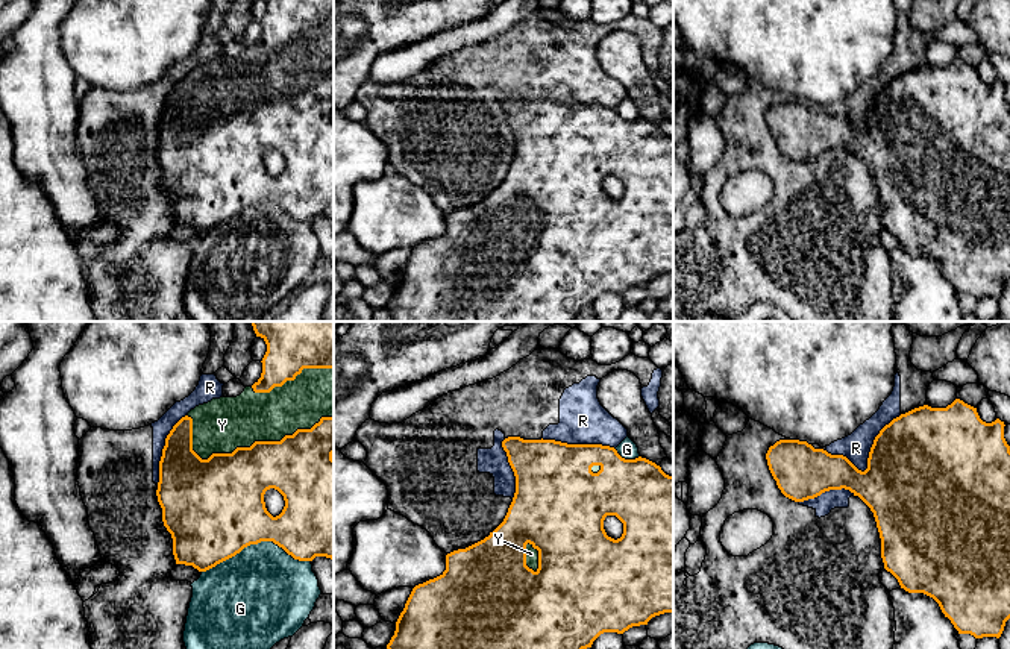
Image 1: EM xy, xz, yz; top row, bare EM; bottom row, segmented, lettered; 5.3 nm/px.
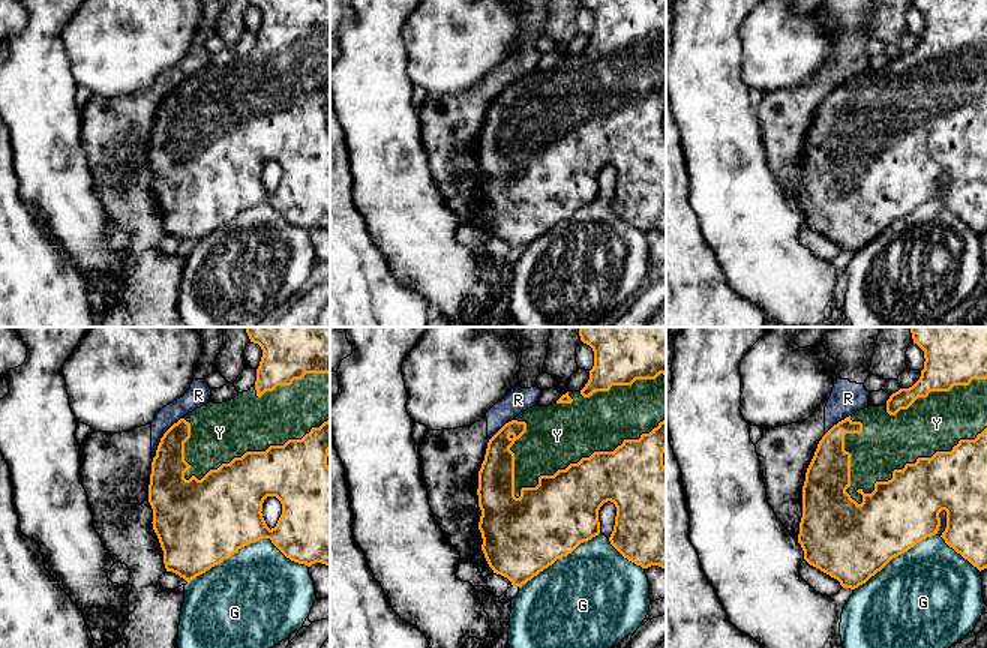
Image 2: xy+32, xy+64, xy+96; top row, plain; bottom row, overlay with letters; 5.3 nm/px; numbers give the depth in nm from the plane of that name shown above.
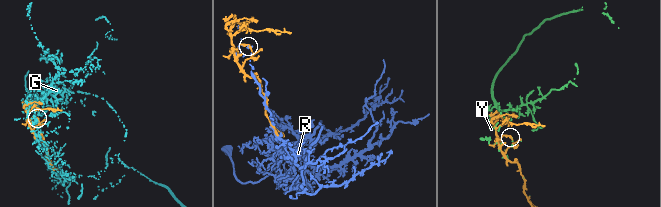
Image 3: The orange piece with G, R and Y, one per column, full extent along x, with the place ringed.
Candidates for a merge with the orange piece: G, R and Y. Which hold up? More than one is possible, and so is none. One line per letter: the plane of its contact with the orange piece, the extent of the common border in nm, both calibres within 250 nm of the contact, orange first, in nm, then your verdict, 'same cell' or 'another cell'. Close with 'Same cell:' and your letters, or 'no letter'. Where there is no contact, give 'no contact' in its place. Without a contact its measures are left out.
G: xy | 600 nm | 460/460 nm | another cell
R: yz | 460 nm | 500/150 nm | another cell
Y: xy | 800 nm | 400/280 nm | same cell
Same cell: Y

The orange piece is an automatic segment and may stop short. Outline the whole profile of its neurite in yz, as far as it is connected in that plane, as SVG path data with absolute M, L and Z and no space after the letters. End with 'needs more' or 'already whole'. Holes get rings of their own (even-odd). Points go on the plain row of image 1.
M955 59L946 68L931 68L928 65L914 68L886 85L874 100L867 118L867 129L864 132L858 130L843 115L831 115L823 109L814 109L807 102L799 100L776 102L769 108L766 120L781 153L795 162L814 159L825 152L842 149L849 150L854 156L858 156L874 173L881 199L881 218L884 229L898 240L901 249L908 253L924 253L933 258L958 294L971 294L975 299L999 299L1005 282L1010 279L1010 106L1004 99L1004 86L1004 82L999 79L992 83L983 82L977 68Z; already whole

